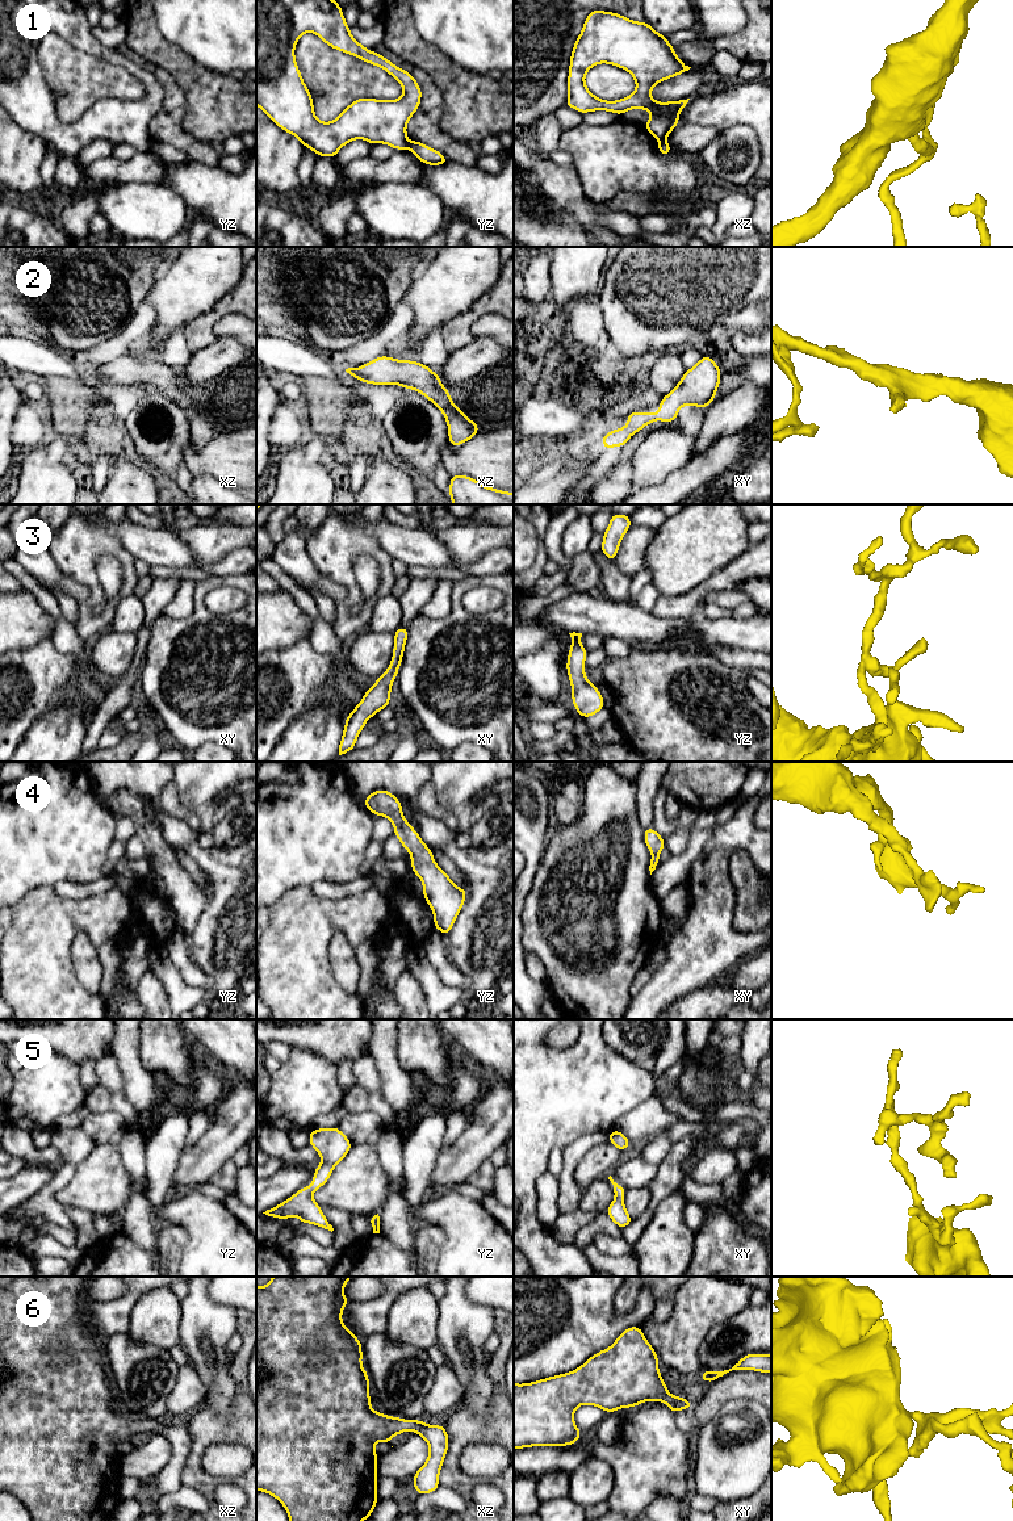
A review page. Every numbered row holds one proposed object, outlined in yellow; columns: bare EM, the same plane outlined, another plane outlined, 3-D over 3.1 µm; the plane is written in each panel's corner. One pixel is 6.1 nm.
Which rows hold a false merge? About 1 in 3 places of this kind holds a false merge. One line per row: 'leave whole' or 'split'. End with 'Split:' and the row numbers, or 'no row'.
1: split
2: leave whole
3: leave whole
4: leave whole
5: leave whole
6: leave whole
Split: 1

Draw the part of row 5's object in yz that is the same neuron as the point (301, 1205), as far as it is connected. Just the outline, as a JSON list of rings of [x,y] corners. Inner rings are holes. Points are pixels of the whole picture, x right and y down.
[[[338,1127],[311,1130],[309,1134],[309,1144],[322,1158],[321,1165],[314,1169],[313,1182],[263,1214],[276,1219],[297,1216],[301,1224],[310,1223],[332,1232],[332,1225],[313,1199],[313,1194],[328,1181],[334,1168],[347,1156],[352,1144]]]

